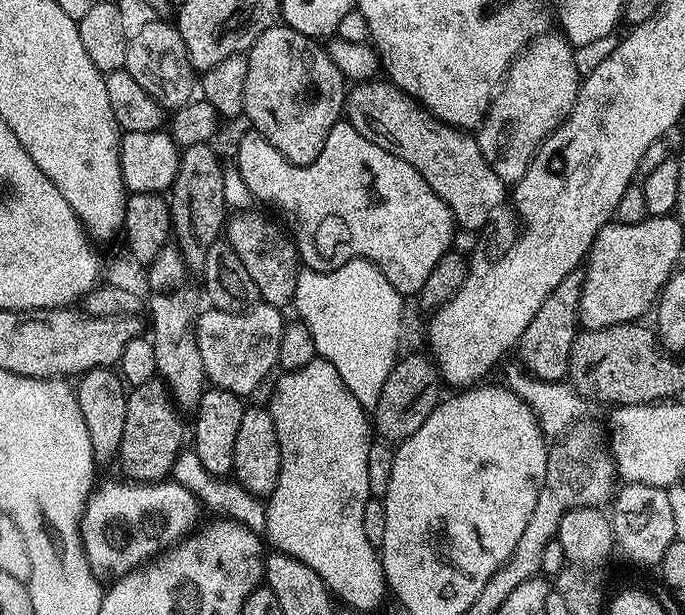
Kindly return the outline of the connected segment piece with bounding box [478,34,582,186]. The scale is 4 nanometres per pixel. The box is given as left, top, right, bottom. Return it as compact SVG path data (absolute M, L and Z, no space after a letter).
M541 35L541 40L536 45L533 43L508 69L506 87L491 101L488 114L478 129L478 143L486 162L490 162L494 174L498 174L498 178L502 178L508 186L523 178L537 148L568 119L572 107L576 105L576 95L580 93L582 72L576 69L577 53L563 35L555 35Z

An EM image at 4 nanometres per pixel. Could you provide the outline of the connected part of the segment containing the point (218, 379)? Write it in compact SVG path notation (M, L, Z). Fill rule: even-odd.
M257 302L245 312L224 312L209 307L196 317L196 341L202 350L204 374L215 387L238 397L248 395L271 374L278 365L278 346L286 327L285 313L272 304Z

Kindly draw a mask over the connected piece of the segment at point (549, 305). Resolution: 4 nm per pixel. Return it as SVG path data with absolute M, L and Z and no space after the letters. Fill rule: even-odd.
M577 270L566 274L566 278L562 278L562 282L558 282L558 286L554 286L554 290L546 298L546 302L542 302L542 306L538 306L538 314L534 314L530 326L526 326L526 330L521 334L518 353L520 352L521 362L529 368L525 369L533 377L539 380L560 382L568 376L572 347L582 328L580 299L583 289L583 271Z

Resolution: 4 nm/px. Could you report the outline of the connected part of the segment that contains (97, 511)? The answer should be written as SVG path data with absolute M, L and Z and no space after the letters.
M108 480L105 484L97 483L88 497L88 503L84 505L84 513L80 516L80 542L84 545L84 553L92 567L92 573L104 582L112 582L128 572L135 572L165 550L171 549L177 542L183 541L193 531L191 528L195 526L200 512L202 513L200 501L194 498L190 490L178 483L128 483L132 484L119 484L116 480Z

